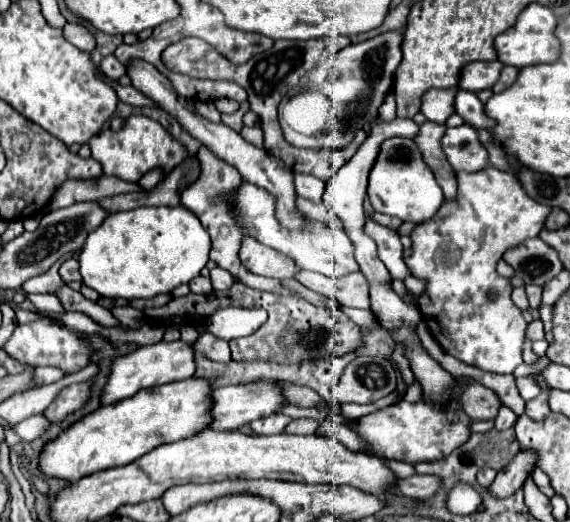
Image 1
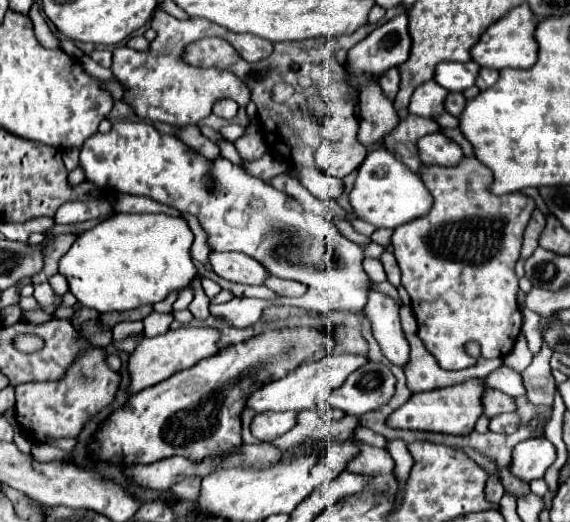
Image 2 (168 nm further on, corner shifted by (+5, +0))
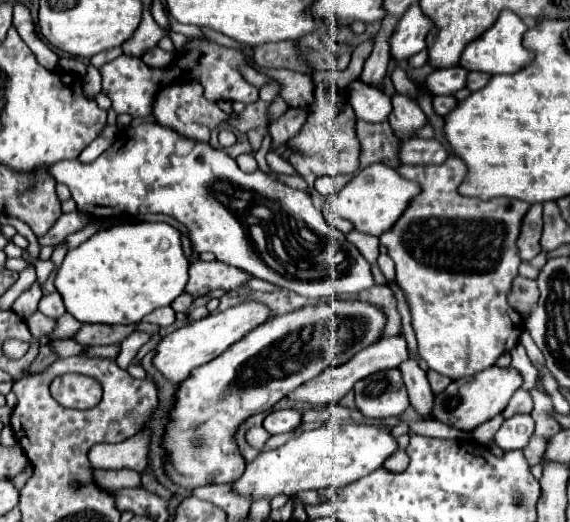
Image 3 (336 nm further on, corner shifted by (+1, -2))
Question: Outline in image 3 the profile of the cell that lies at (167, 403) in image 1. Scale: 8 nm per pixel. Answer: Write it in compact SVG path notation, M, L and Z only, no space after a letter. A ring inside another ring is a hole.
M331 300L329 304L321 302L317 306L305 306L295 312L269 318L265 324L257 326L247 336L243 336L243 340L235 342L221 356L199 366L191 374L191 378L181 382L175 408L171 410L171 422L163 438L163 446L169 454L167 458L169 478L183 488L197 488L205 484L225 484L225 482L235 482L237 478L241 478L245 470L245 462L233 440L237 426L253 414L271 410L291 390L319 376L323 370L349 362L359 350L367 348L369 344L381 338L385 324L387 324L387 318L383 310L369 302L361 302L361 300Z

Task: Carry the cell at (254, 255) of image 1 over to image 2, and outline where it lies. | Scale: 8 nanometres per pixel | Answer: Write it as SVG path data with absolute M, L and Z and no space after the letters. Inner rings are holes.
M211 252L213 272L229 282L239 284L265 284L269 278L267 268L259 264L259 260L251 256L243 256L243 252Z

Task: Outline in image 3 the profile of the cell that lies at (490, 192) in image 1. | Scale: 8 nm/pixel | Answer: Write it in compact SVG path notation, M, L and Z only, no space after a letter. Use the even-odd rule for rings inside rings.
M453 154L443 164L401 164L397 172L407 180L415 180L421 186L421 192L409 202L407 210L399 216L393 228L379 236L379 242L387 248L395 262L397 286L403 290L411 312L411 326L419 342L419 356L431 370L451 380L477 374L493 366L503 352L517 346L519 336L525 330L521 314L507 304L507 292L521 264L515 242L529 206L527 202L511 198L493 198L485 202L479 198L461 196L457 188L463 182L467 168Z

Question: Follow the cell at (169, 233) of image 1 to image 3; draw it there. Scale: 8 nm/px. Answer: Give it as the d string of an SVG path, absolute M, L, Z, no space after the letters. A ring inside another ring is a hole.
M137 222L137 224L119 224L97 232L81 246L67 252L61 274L57 270L55 288L63 298L63 304L71 316L81 324L137 324L149 312L169 306L187 284L189 262L183 256L179 232L165 222Z

